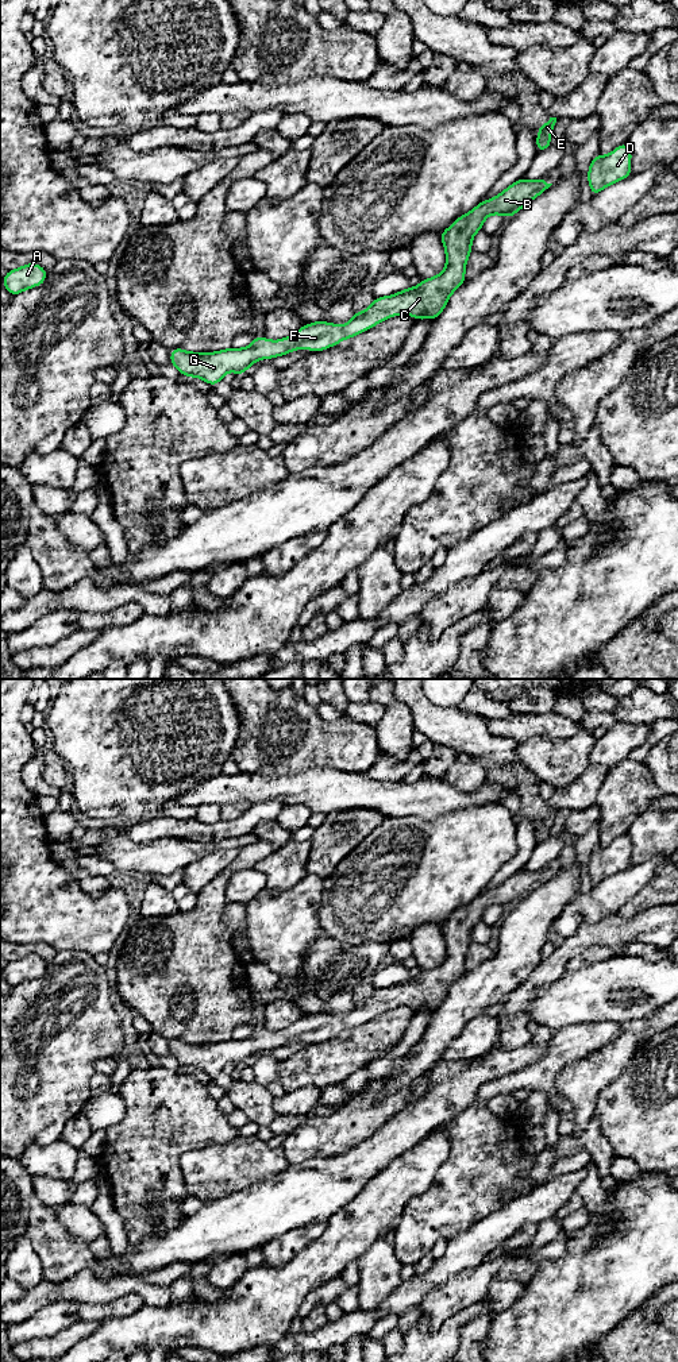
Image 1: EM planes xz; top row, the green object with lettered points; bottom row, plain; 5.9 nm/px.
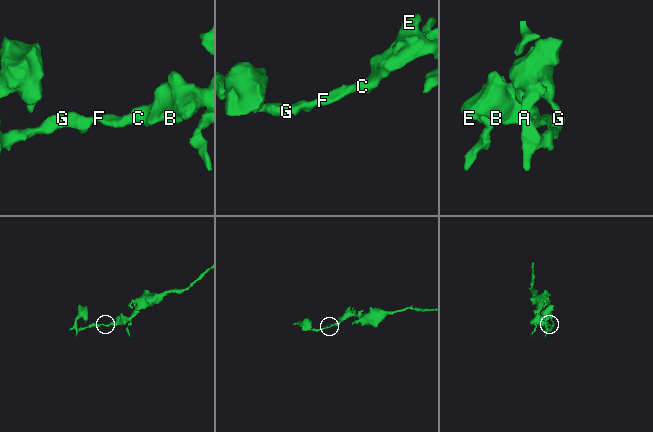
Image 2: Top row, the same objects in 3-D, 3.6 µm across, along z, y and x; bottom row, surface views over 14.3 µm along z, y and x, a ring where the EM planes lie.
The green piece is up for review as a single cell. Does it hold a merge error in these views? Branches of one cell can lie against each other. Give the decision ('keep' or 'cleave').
keep

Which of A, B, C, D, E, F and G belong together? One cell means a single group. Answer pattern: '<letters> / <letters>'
A B C D E F G

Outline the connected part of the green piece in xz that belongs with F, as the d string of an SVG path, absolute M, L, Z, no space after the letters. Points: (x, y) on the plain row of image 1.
M544 868L533 872L520 869L498 887L479 894L469 904L459 907L439 925L447 949L440 965L421 971L416 979L375 988L367 1000L354 1003L353 1010L344 1016L315 1012L281 1031L258 1027L244 1039L231 1038L216 1043L172 1039L170 1054L184 1068L197 1068L215 1077L230 1062L243 1066L257 1052L277 1049L301 1039L312 1043L323 1042L397 1006L435 1011L446 999L450 987L466 972L465 958L473 941L471 933L482 921L485 910L490 906L502 906L509 910L551 876Z

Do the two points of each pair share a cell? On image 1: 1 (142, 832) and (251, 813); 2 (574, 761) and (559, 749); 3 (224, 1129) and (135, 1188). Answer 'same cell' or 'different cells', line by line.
1: same cell
2: same cell
3: same cell

